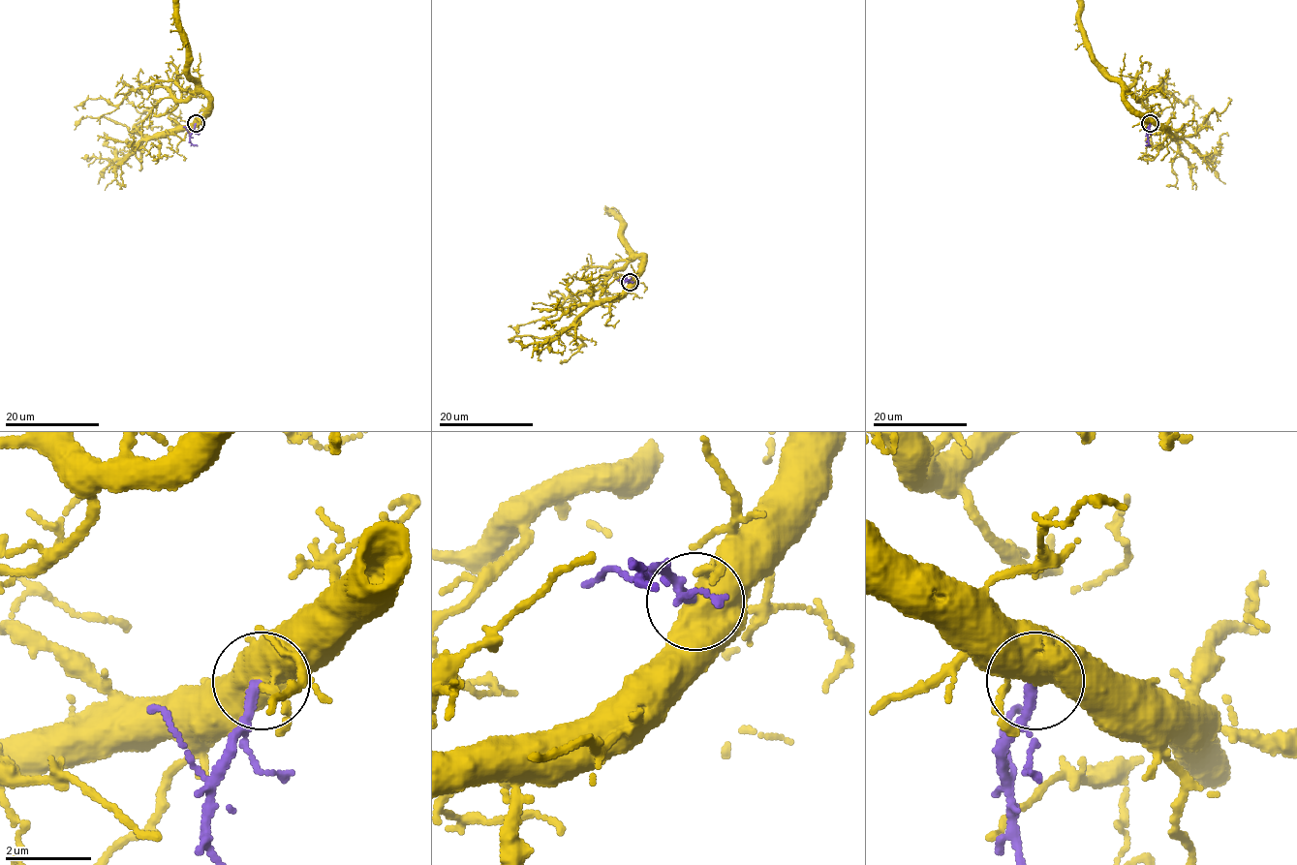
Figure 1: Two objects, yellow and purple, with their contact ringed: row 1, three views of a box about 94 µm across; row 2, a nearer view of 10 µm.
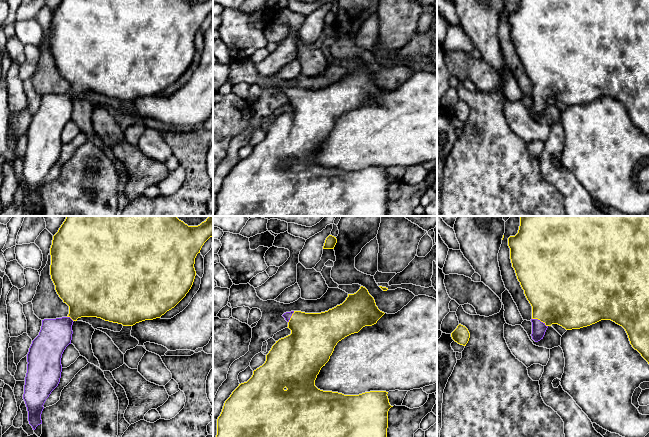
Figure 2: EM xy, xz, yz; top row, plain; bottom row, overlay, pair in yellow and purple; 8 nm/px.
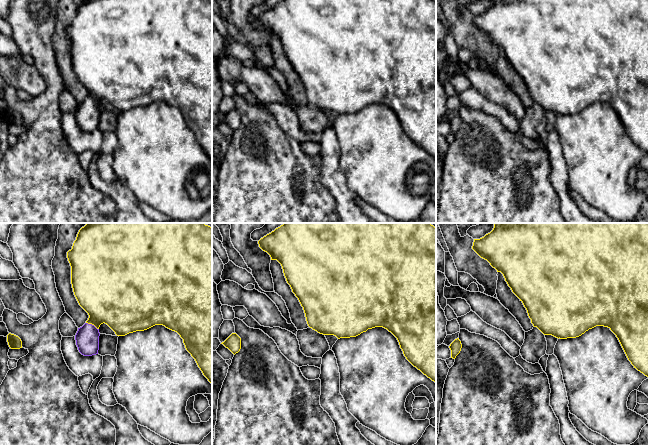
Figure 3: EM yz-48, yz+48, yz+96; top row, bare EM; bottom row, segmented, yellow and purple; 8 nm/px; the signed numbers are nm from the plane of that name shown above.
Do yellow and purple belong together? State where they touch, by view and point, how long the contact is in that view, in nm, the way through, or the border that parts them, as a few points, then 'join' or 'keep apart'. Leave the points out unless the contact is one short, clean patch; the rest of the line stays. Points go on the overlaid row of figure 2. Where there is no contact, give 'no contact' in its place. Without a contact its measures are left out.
meets yellow in yz at (540, 320); contact 140 nm long; runs through yz (558, 295), (551, 302), (540, 320), (539, 328); join

